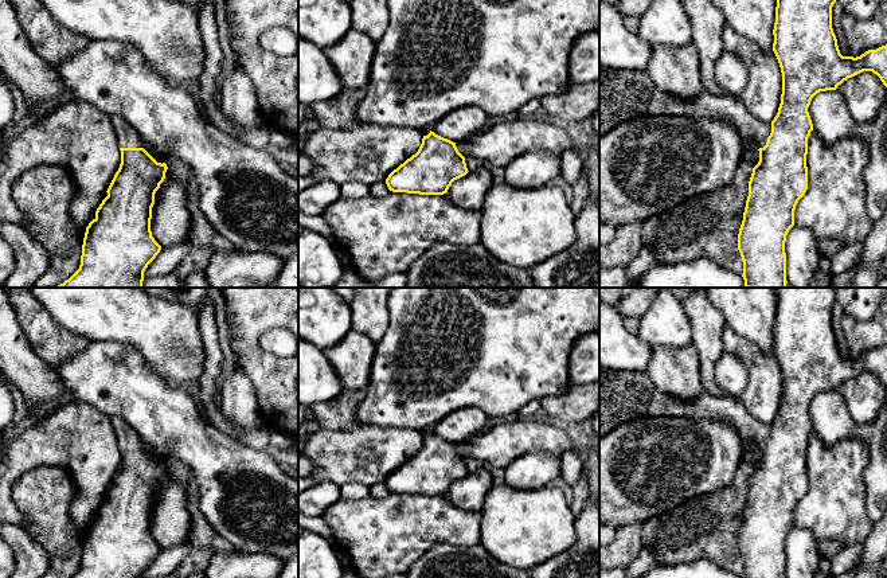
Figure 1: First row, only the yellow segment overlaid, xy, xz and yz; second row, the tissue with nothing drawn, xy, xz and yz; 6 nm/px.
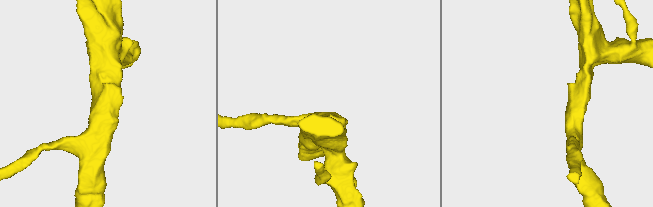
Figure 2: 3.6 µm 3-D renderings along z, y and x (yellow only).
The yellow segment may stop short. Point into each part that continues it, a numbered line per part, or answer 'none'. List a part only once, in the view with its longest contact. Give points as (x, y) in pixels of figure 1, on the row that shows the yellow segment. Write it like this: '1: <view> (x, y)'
1: yz (624, 94)

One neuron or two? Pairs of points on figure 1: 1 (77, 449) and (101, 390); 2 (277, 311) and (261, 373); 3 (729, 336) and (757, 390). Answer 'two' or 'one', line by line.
1: two
2: one
3: one

